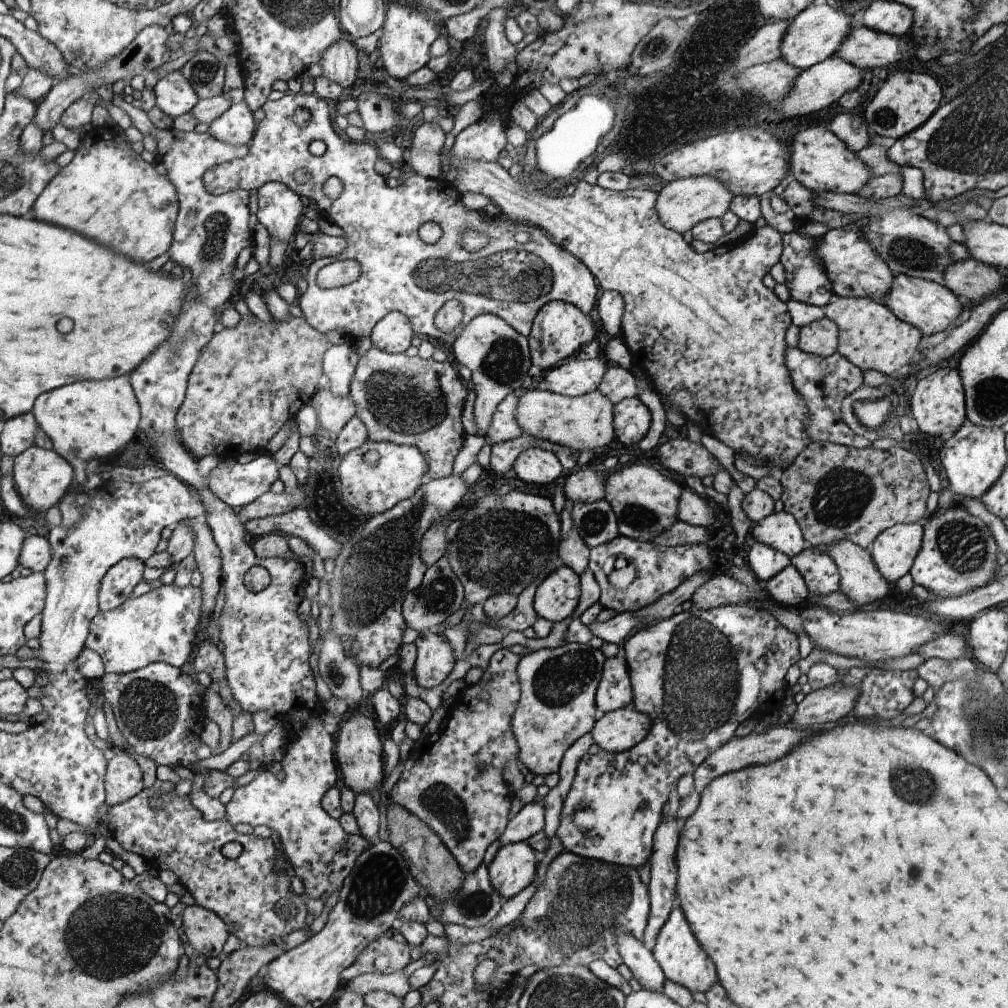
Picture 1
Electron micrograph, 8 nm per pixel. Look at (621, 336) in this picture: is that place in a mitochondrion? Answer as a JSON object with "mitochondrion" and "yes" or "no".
{"mitochondrion":"no"}

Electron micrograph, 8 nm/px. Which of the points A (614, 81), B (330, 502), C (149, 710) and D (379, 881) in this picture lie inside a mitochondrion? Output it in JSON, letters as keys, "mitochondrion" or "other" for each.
{"A":"other","B":"mitochondrion","C":"mitochondrion","D":"mitochondrion"}

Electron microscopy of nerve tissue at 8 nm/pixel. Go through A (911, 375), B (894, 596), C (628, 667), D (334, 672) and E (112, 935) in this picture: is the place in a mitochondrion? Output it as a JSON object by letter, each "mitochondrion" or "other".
{"A":"other","B":"other","C":"other","D":"mitochondrion","E":"mitochondrion"}

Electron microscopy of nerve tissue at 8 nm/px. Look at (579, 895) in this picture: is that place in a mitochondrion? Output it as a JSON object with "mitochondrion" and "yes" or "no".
{"mitochondrion":"yes"}

